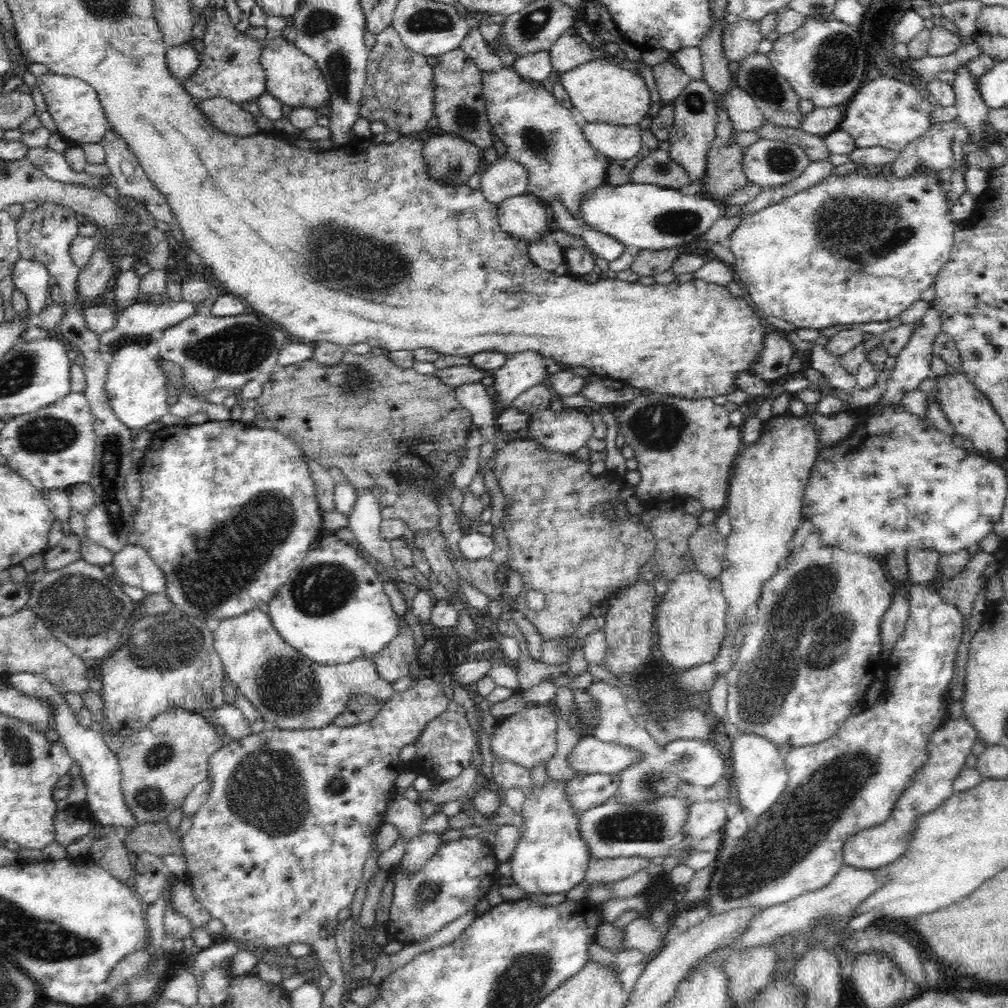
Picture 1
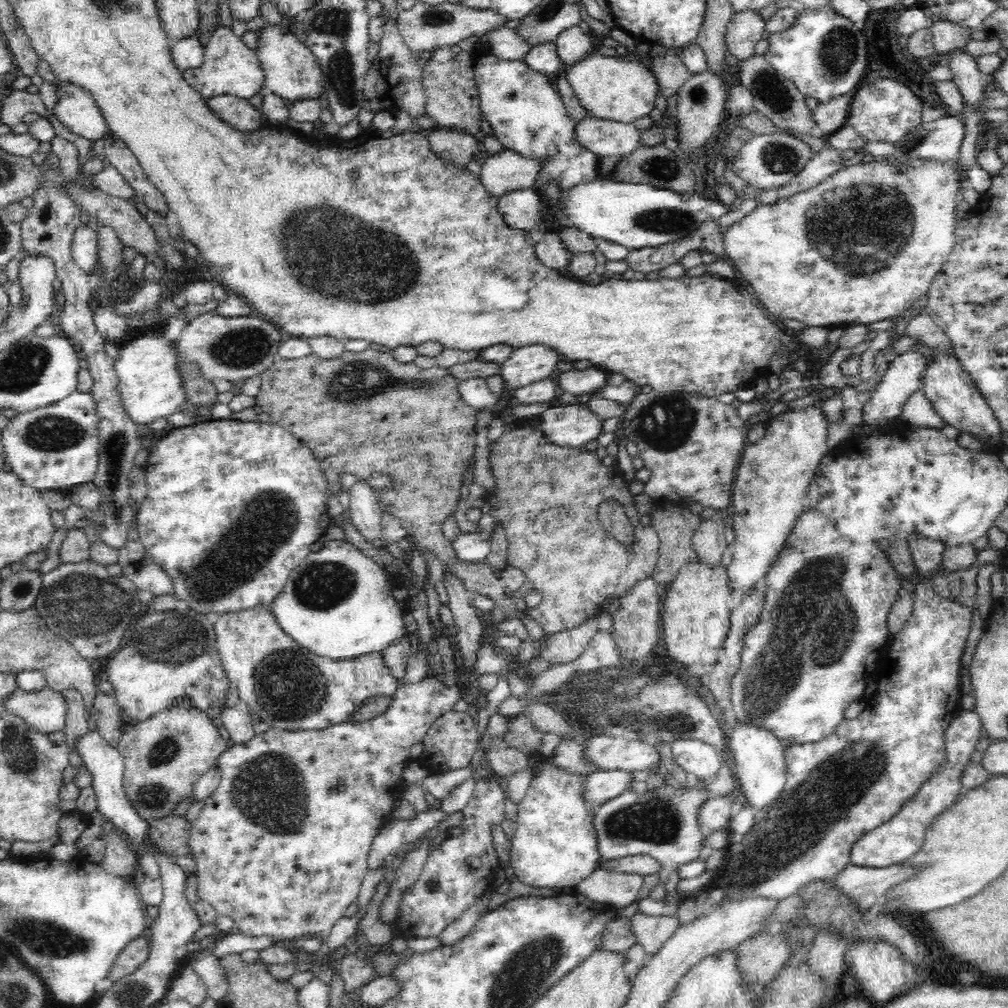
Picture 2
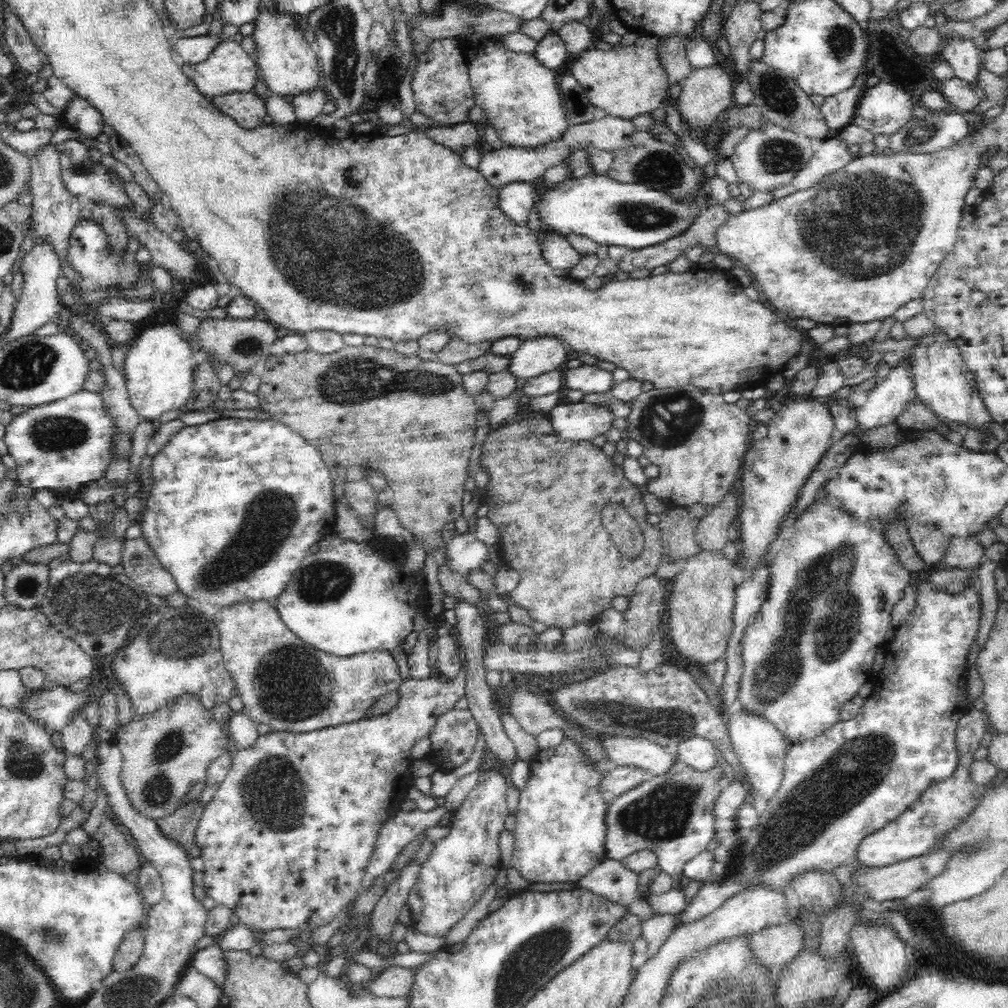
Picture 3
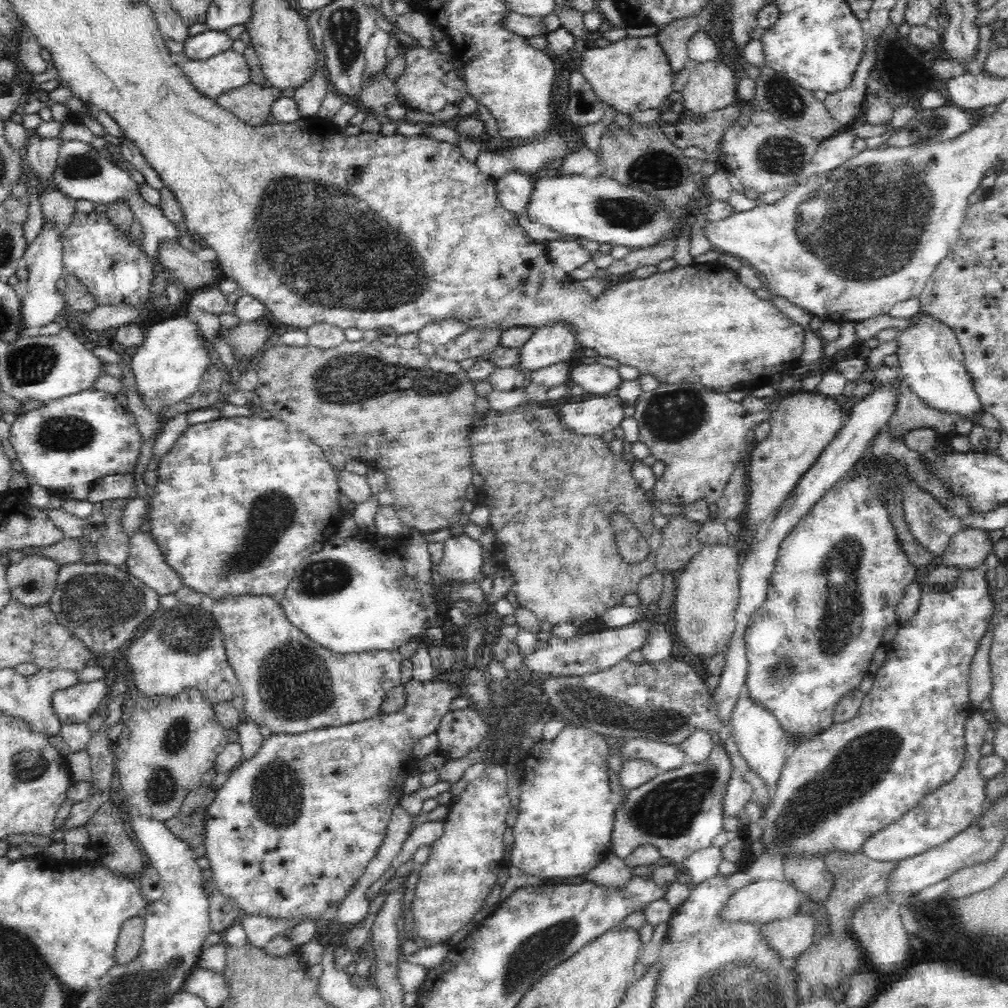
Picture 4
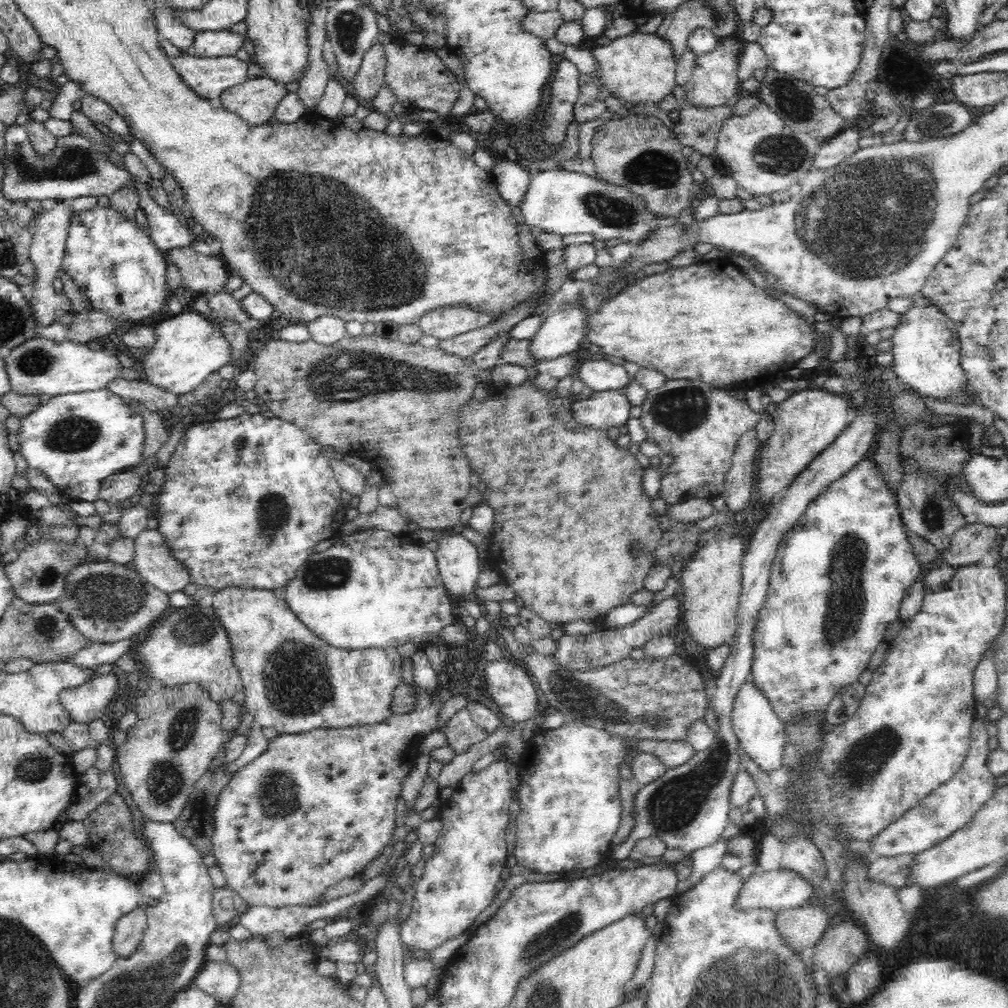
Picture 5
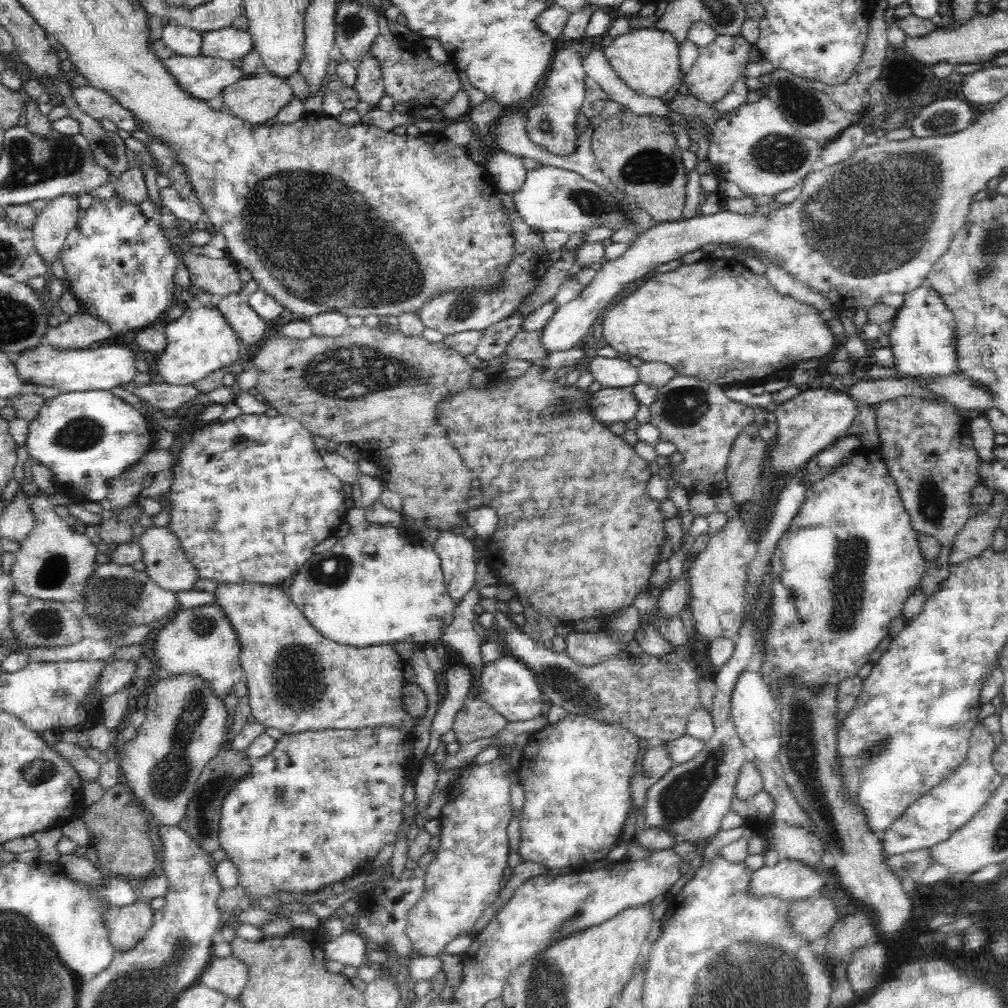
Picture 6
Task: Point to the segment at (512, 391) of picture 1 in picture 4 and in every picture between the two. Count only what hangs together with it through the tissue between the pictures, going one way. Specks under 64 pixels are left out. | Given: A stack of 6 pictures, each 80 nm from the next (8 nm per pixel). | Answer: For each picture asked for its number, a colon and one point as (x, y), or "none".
2: (527, 364)
3: (535, 356)
4: (555, 343)

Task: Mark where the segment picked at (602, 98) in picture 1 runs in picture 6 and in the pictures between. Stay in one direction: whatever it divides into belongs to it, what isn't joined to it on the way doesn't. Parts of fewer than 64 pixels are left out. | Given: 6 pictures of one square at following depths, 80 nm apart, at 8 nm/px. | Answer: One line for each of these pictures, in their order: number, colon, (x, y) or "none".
2: (618, 88)
3: (625, 82)
4: (634, 74)
5: (640, 68)
6: (647, 59)

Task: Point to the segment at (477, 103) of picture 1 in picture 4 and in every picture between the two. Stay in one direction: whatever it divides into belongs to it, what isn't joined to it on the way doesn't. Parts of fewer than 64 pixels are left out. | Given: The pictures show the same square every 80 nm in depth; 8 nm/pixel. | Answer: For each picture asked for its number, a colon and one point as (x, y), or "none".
2: (452, 98)
3: (442, 90)
4: (431, 84)

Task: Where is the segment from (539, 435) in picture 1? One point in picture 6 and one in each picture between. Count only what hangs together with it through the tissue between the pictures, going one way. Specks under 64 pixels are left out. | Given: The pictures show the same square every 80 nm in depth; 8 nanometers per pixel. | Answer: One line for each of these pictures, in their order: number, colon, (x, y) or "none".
2: (573, 425)
3: (578, 421)
4: (598, 414)
5: (602, 410)
6: (610, 405)

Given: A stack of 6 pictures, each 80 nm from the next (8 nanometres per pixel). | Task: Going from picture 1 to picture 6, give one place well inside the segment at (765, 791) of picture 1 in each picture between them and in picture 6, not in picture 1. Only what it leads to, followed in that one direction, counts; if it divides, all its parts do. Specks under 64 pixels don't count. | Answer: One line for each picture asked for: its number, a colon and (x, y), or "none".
2: (759, 754)
3: (761, 748)
4: (762, 742)
5: (761, 734)
6: (754, 712)

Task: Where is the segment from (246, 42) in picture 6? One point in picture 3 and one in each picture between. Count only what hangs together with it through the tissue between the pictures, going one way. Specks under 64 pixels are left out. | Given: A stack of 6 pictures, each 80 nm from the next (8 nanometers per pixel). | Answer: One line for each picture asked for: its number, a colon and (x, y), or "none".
3: (189, 50)
4: (209, 43)
5: (206, 43)

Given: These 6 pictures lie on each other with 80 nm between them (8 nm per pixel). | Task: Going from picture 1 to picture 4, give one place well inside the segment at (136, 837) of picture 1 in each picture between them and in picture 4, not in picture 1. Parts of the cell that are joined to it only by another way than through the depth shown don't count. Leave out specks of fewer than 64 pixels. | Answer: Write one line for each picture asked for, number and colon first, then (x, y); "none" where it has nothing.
2: (170, 833)
3: (180, 826)
4: (188, 824)

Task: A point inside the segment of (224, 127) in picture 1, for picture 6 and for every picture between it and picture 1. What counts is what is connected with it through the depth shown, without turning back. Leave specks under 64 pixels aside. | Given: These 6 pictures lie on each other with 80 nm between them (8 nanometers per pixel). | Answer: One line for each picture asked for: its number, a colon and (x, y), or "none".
2: (235, 110)
3: (248, 110)
4: (252, 103)
5: (255, 101)
6: (256, 99)

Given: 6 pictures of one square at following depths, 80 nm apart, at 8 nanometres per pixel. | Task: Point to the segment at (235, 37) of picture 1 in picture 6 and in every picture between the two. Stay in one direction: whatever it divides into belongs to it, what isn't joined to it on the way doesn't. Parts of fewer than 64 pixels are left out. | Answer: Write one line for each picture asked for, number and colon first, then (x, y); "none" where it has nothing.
2: (229, 67)
3: (229, 69)
4: (212, 77)
5: (209, 77)
6: (203, 77)

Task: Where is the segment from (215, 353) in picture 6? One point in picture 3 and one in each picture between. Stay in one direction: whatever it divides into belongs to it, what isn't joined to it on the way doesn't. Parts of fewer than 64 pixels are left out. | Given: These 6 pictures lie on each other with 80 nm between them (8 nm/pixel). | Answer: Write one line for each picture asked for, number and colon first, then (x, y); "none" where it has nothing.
3: (158, 368)
4: (168, 365)
5: (186, 349)

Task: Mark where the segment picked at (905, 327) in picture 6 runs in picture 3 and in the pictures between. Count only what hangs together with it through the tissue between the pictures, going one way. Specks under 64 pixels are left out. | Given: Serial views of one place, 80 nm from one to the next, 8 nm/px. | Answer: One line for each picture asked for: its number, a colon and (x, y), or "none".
3: (941, 379)
4: (931, 359)
5: (926, 350)

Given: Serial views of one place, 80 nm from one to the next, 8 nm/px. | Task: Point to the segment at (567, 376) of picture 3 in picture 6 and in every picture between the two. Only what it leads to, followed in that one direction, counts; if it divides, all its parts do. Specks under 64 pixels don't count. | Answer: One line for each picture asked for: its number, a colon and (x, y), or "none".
4: (597, 379)
5: (600, 375)
6: (609, 372)

